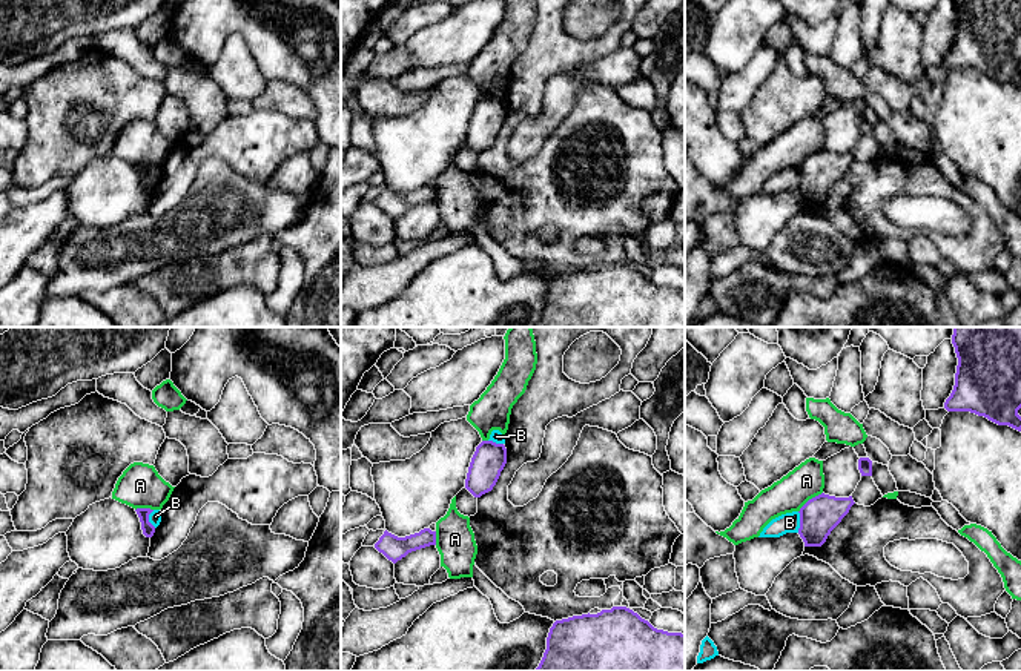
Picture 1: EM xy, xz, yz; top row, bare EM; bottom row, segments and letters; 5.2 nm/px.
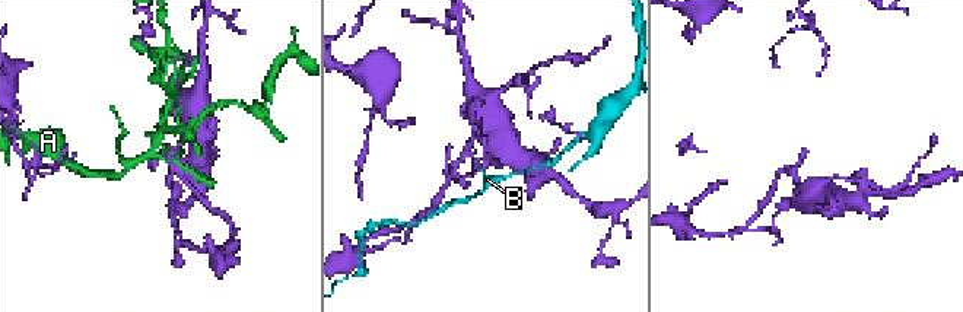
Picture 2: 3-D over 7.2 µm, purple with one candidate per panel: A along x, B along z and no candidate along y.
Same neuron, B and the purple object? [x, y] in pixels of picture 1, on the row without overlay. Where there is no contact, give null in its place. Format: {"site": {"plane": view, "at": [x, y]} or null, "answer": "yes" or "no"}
{"site": {"plane": "yz", "at": [800, 178]}, "answer": "no"}

